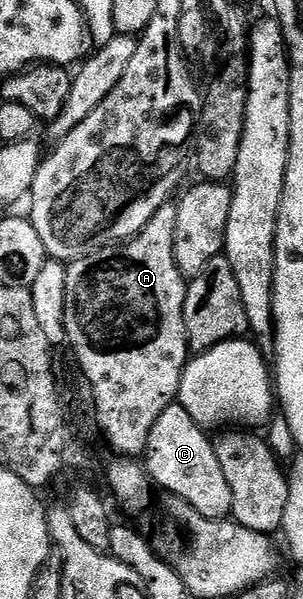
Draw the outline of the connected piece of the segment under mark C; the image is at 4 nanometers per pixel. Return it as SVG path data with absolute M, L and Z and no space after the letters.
M174 404L158 416L158 421L154 428L150 428L150 440L146 451L146 469L149 478L157 487L160 486L174 498L186 500L194 512L206 516L206 520L228 520L232 517L232 501L230 500L230 484L226 484L226 476L222 473L222 464L218 464L218 456L212 447L213 439L207 438L205 427L200 426L192 417L186 408L179 404Z

